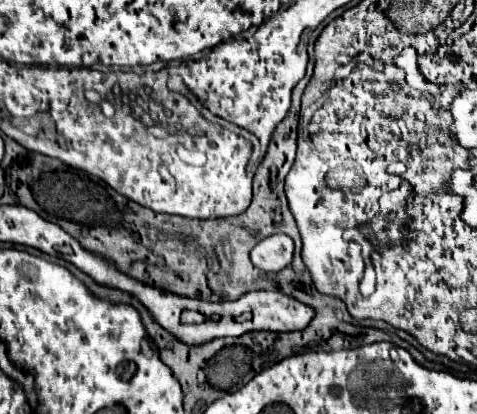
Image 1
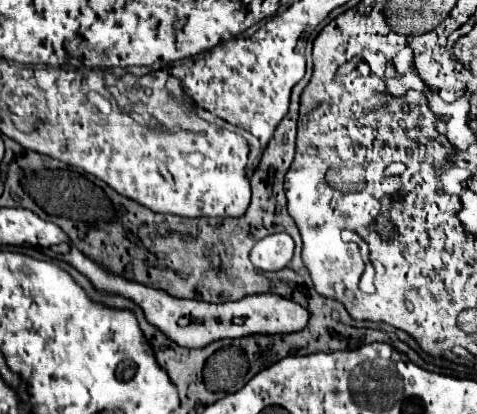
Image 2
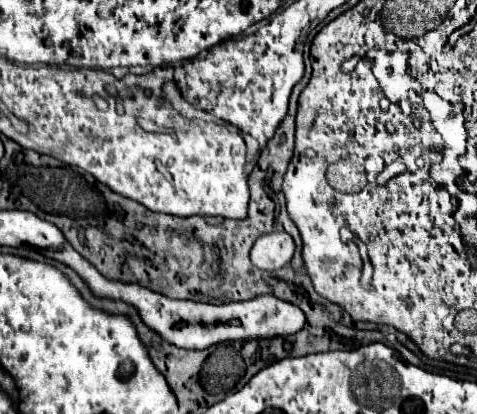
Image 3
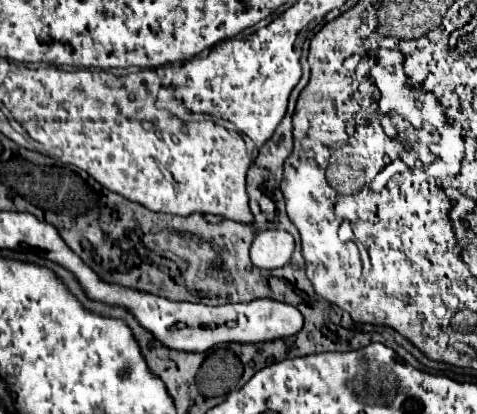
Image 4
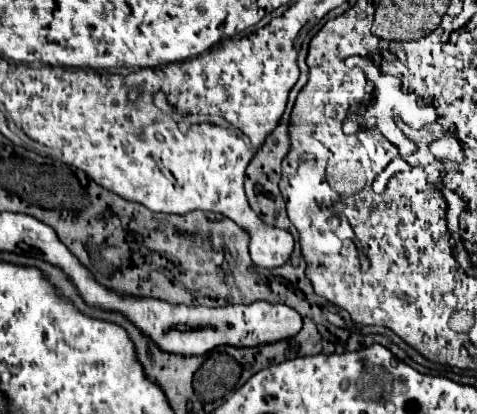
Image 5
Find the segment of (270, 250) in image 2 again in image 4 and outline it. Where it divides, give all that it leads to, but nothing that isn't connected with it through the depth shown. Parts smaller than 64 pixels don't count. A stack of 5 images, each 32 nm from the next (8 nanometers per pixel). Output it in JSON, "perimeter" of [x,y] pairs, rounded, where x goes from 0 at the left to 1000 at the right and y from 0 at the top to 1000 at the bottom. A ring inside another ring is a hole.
{"perimeter":[[[570,556],[570,565],[537,565],[524,594],[524,626],[532,643],[574,652],[608,633],[616,609],[616,575],[595,556]]]}

